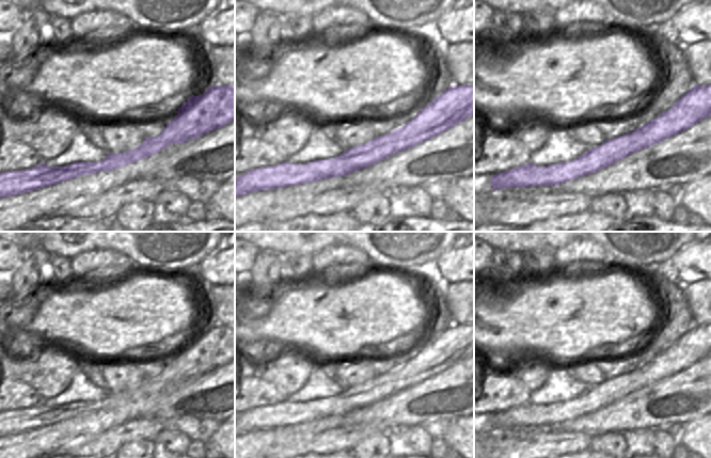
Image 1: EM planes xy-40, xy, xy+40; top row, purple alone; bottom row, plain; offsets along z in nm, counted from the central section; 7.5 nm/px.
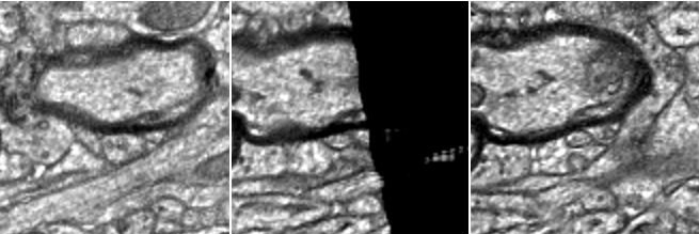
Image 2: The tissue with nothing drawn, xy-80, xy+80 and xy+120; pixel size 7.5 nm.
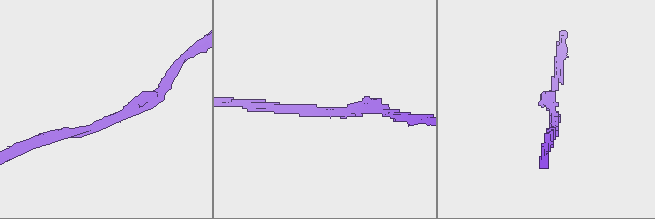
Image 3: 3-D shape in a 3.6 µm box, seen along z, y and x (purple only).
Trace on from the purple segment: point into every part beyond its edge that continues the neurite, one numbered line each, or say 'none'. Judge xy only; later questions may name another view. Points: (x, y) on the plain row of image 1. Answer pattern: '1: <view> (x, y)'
none

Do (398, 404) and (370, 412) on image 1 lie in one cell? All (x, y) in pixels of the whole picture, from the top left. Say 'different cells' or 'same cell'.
same cell

